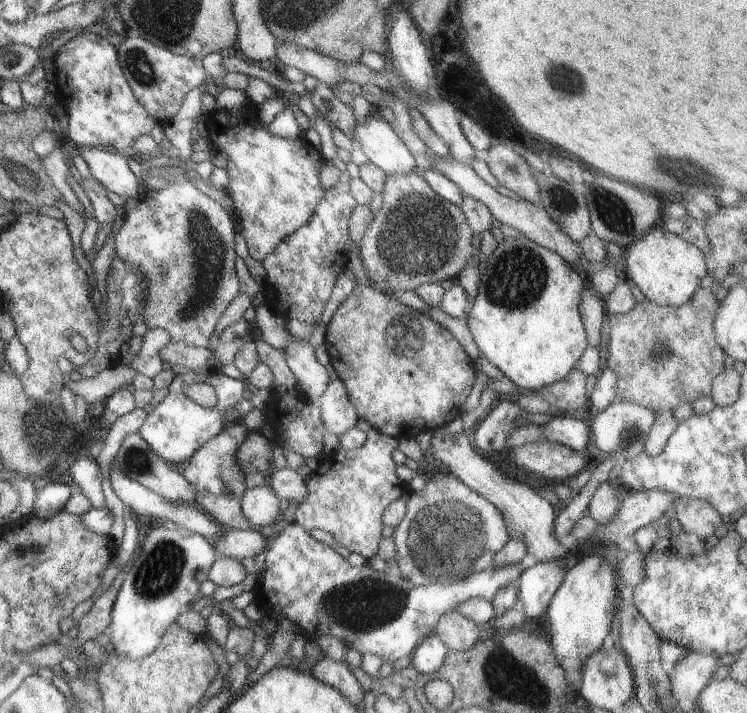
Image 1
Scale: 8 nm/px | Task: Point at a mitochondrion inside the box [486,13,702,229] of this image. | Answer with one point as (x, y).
(563, 80)

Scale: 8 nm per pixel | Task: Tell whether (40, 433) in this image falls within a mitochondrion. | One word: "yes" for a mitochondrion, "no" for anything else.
yes

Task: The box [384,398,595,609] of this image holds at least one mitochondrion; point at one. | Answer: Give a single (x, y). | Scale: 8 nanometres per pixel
(444, 536)

